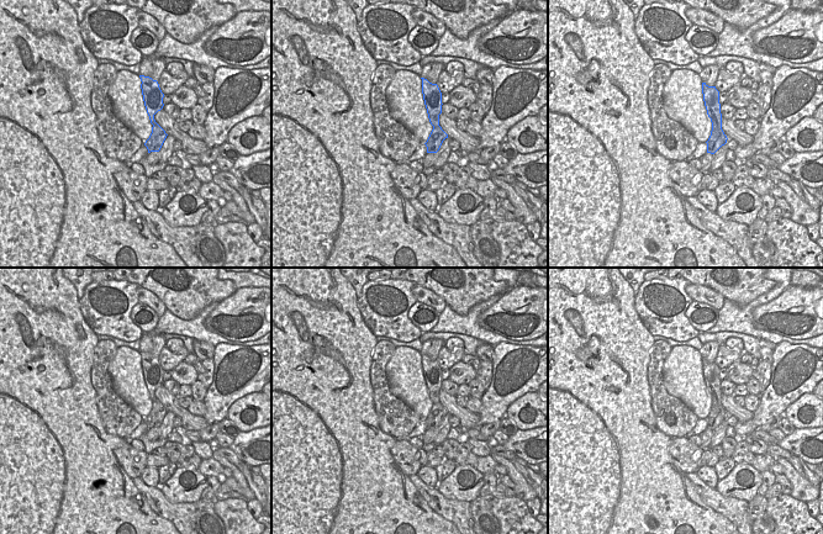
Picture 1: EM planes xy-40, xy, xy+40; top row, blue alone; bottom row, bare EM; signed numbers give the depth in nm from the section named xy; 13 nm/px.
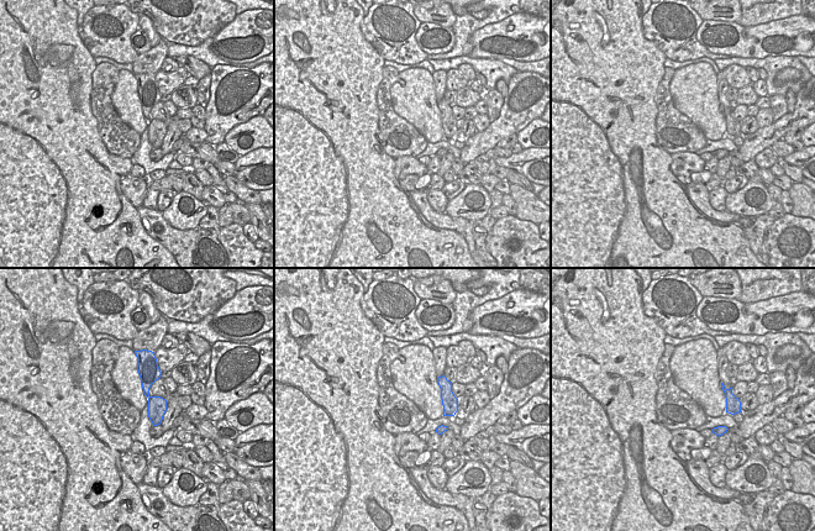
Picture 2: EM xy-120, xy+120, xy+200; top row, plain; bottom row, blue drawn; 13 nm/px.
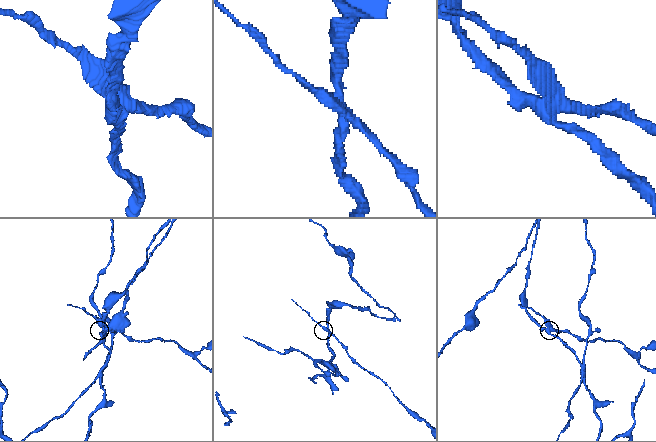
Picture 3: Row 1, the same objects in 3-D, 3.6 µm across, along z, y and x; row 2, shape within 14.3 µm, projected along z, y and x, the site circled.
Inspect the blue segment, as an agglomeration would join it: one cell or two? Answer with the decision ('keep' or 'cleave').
cleave

